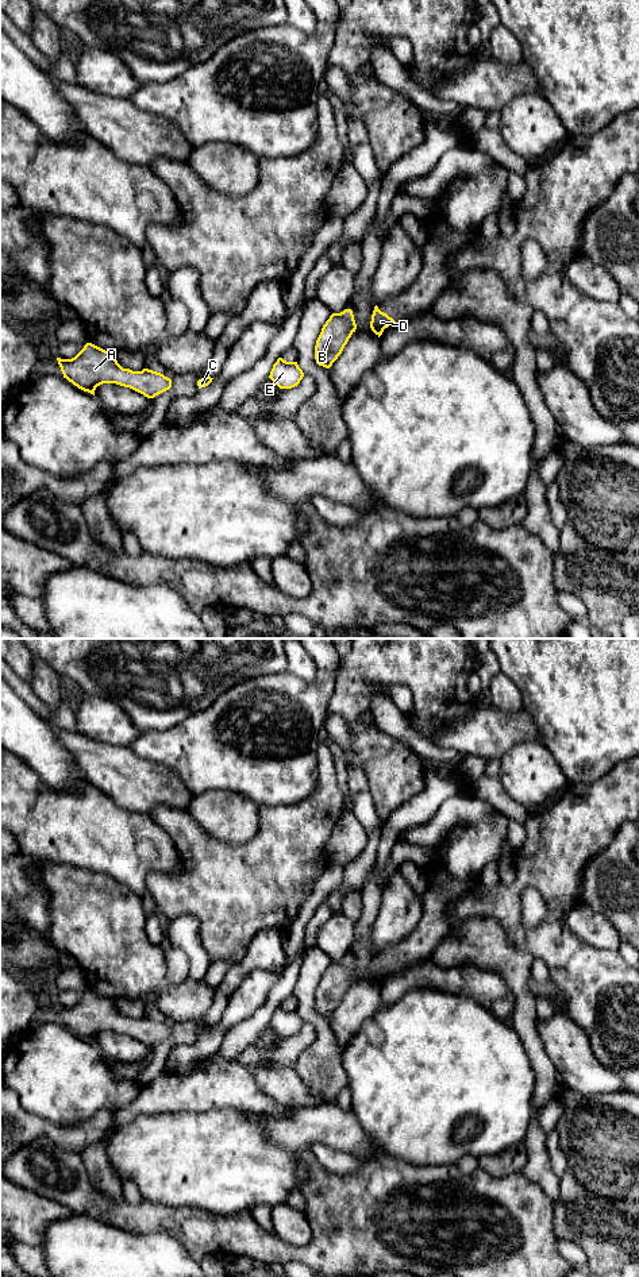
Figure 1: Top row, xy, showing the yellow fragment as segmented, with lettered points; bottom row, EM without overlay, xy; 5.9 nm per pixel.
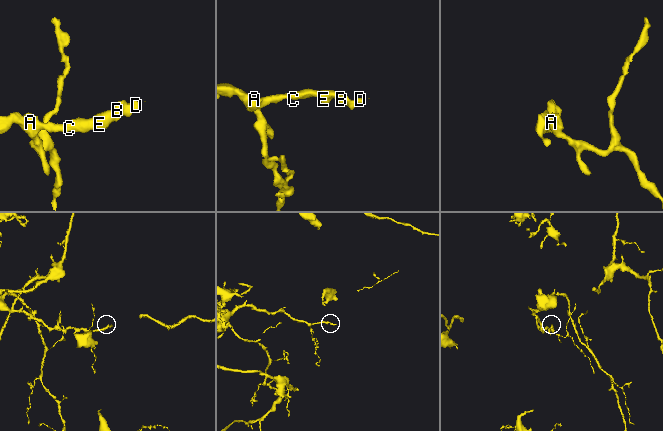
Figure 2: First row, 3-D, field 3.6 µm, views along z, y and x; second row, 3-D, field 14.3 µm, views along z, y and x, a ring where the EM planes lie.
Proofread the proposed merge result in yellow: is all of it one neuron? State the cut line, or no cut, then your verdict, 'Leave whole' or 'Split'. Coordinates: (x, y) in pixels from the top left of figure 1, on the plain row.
No split. Leave whole

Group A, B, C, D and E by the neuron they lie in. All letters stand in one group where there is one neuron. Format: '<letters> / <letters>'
A B C D E

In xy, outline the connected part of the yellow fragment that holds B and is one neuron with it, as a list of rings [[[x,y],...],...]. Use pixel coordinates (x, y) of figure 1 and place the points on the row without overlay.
[[[351,957],[332,961],[322,976],[315,994],[315,1007],[319,1014],[330,1016],[342,1002],[357,972]]]

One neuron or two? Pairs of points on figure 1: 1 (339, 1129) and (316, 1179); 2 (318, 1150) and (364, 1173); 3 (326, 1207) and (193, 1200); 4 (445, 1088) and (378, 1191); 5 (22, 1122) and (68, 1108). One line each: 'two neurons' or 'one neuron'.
1: two neurons
2: two neurons
3: two neurons
4: two neurons
5: two neurons

